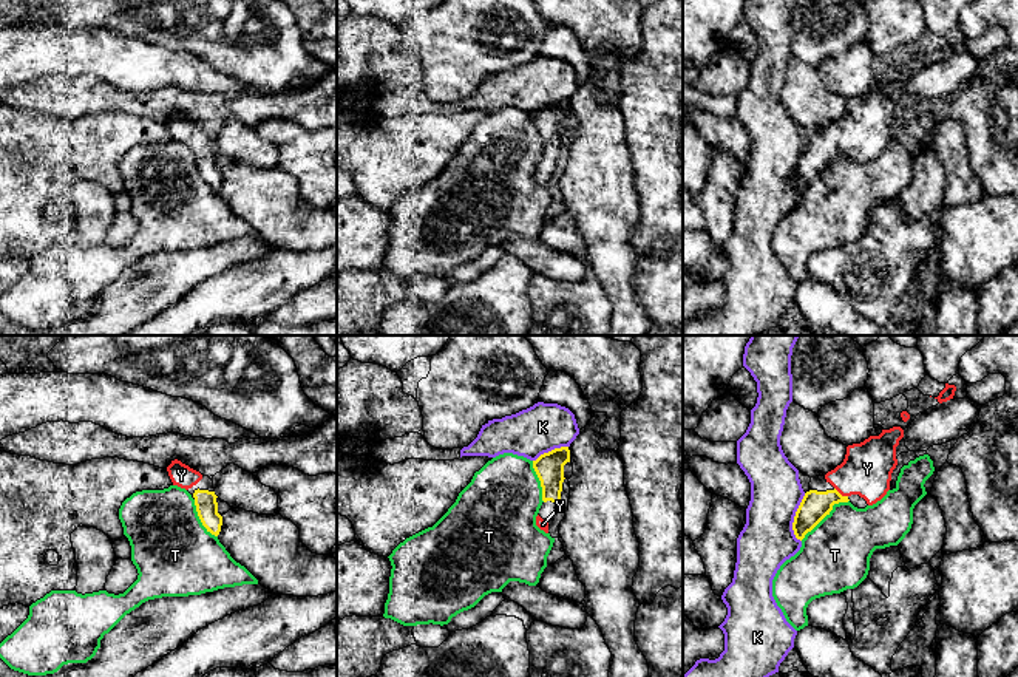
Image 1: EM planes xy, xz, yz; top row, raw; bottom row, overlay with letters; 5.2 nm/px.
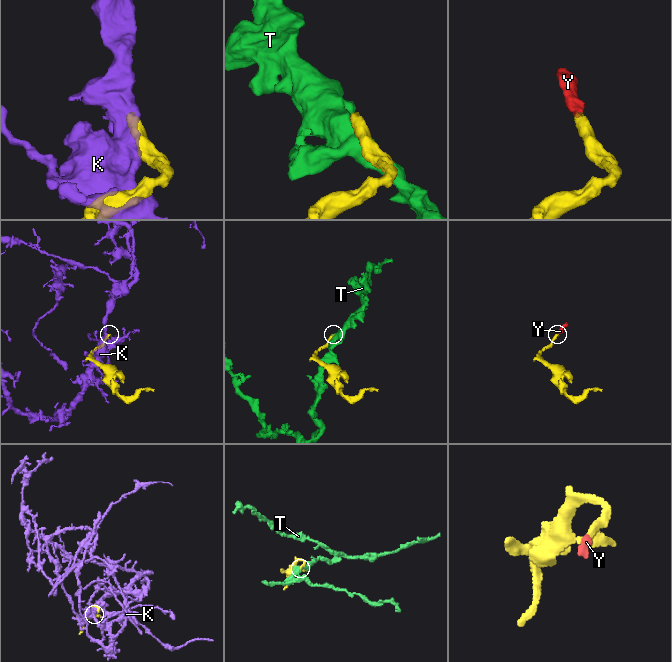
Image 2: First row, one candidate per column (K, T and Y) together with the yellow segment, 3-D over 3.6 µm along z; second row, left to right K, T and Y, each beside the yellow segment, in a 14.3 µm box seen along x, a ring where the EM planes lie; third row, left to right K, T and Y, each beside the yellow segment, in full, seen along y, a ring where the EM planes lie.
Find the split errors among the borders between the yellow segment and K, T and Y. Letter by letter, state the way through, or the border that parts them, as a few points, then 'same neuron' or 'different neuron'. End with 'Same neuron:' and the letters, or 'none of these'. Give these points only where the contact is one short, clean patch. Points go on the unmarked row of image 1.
K: different neuron
T: different neuron
Y: way yz (814, 159), (839, 147), (867, 122); same neuron
Same neuron: Y

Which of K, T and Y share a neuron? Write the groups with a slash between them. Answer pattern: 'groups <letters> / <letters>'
groups K / T / Y

